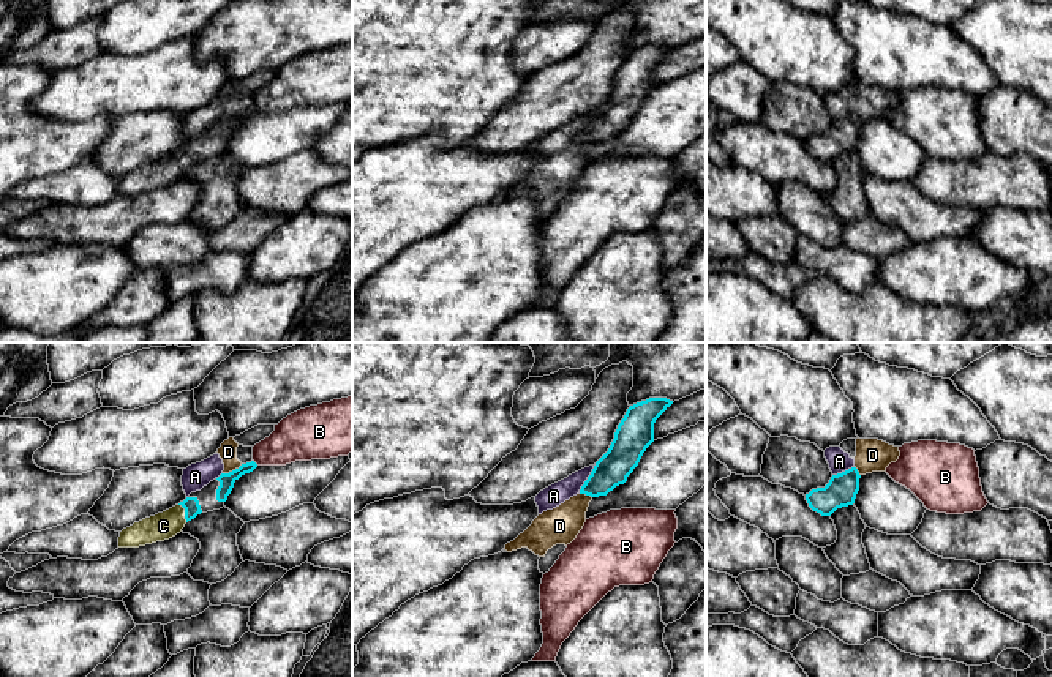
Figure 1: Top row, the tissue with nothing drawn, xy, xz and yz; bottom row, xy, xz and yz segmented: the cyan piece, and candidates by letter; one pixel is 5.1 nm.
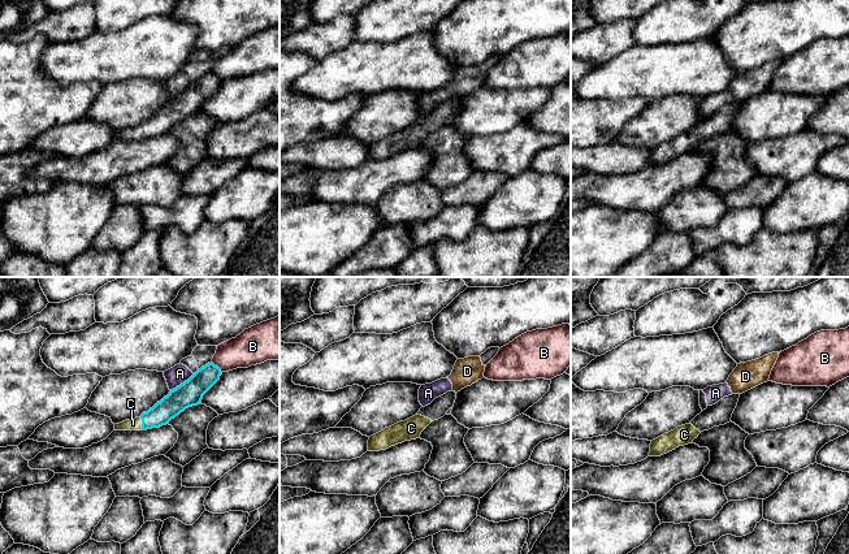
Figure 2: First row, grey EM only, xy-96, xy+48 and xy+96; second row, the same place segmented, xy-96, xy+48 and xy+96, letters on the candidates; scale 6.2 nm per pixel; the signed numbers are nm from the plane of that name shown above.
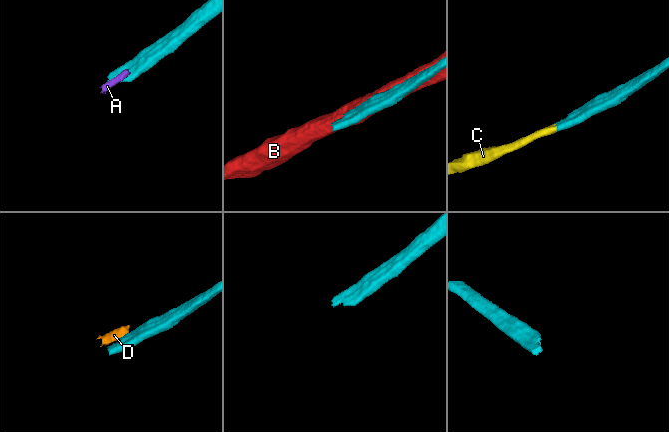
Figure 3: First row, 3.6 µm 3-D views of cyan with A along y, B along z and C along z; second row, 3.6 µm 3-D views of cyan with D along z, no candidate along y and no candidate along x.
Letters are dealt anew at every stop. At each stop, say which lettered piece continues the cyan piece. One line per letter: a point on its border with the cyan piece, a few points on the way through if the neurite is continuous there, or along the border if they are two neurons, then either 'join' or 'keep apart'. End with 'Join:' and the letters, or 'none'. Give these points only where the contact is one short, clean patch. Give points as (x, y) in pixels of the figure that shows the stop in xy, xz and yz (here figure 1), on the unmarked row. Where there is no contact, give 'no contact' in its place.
A: meets cyan in xz at (588, 125); border along xz (596, 111), (578, 139); keep apart
B: meets cyan in xy at (255, 109); keep apart
C: meets cyan in xy at (185, 160); runs through xy (191, 152), (185, 160), (163, 172); join
D: meets cyan in xy at (232, 117); border along xy (242, 111), (223, 120); keep apart
Join: C

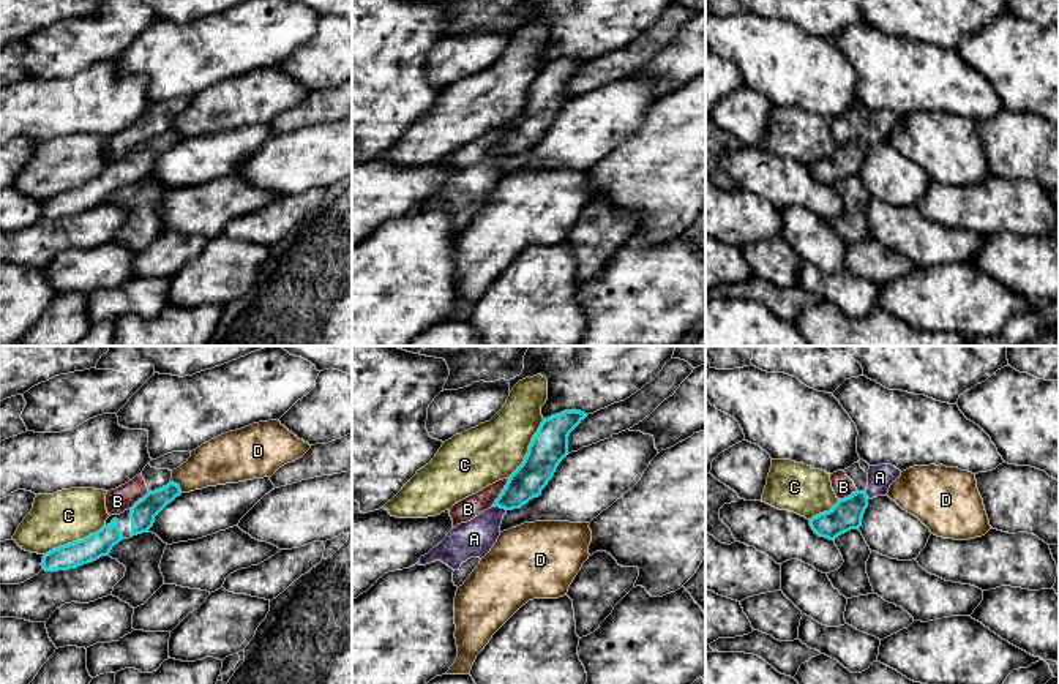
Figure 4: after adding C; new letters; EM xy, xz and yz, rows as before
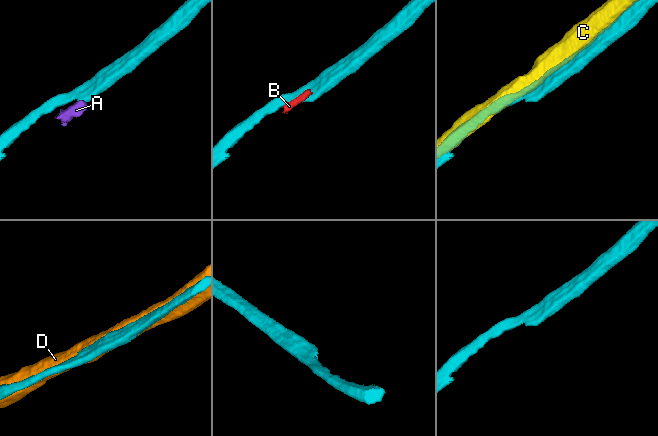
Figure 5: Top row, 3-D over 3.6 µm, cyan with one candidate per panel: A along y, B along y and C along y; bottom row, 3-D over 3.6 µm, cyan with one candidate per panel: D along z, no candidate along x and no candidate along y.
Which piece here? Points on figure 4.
A: meets cyan in xz at (501, 154); border along xz (494, 152), (505, 157); keep apart
B: meets cyan in xz at (502, 138); border along xz (510, 124), (493, 152); keep apart
C: meets cyan in xy at (73, 188); keep apart
D: meets cyan in xy at (177, 131); keep apart
Join: none

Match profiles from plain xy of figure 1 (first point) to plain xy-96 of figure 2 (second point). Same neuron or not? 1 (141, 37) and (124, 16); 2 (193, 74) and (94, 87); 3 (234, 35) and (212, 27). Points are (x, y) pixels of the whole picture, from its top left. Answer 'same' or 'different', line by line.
1: same
2: different
3: same

